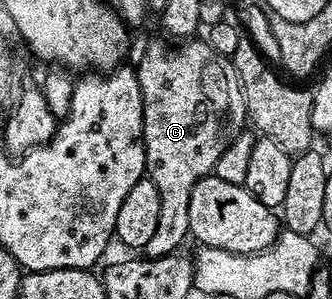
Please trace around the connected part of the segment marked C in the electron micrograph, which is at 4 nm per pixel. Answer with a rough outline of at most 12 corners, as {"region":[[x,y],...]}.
{"region":[[206,40],[136,62],[148,258],[191,237],[188,200],[243,133],[233,61]]}

